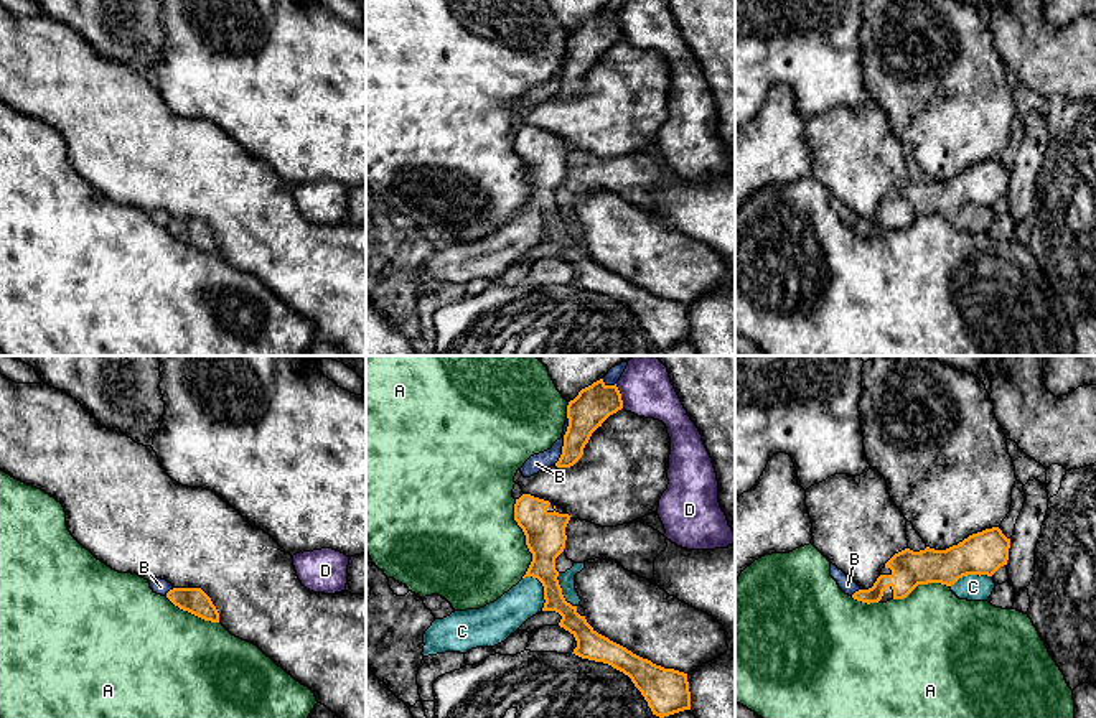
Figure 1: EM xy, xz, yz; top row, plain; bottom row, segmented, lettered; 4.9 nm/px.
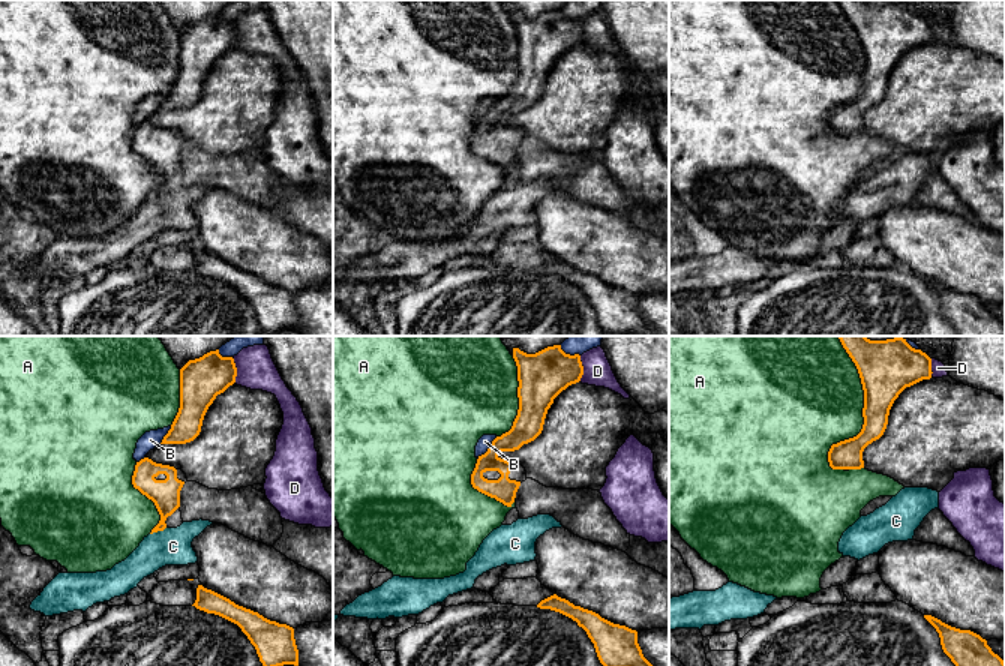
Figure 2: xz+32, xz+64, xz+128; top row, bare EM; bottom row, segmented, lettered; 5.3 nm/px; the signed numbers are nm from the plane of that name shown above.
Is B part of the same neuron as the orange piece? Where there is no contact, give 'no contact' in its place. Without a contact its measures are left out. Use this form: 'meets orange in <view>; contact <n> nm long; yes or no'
meets orange in xz; contact 240 nm long; no

